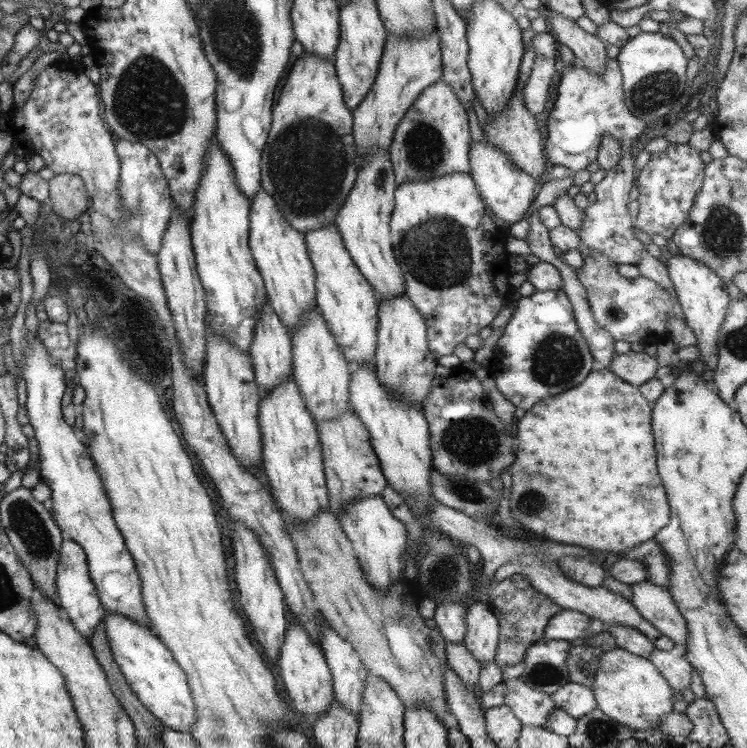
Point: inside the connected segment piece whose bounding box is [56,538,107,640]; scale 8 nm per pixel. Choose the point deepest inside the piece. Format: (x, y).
(77, 596)

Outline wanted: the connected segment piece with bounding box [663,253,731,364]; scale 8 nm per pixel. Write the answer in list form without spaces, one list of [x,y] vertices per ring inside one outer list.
[[[666,253],[663,260],[677,294],[676,299],[681,306],[682,318],[696,335],[698,342],[696,342],[695,346],[700,353],[700,362],[715,364],[718,350],[718,334],[731,305],[731,298],[728,295],[725,282],[705,264],[696,262],[682,253],[678,255]]]

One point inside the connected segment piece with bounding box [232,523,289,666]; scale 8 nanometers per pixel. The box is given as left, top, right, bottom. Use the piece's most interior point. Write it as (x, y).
(262, 599)

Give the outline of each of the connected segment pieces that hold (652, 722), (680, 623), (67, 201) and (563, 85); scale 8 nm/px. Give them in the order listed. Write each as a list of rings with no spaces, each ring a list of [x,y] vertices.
[[[615,648],[602,654],[592,688],[597,707],[622,726],[634,731],[658,730],[664,717],[673,711],[673,688],[658,673],[654,664],[644,657]]]
[[[652,582],[632,584],[630,603],[638,612],[651,622],[662,634],[675,642],[675,651],[686,656],[685,640],[688,629],[683,614],[678,610],[669,590],[656,586]]]
[[[56,175],[49,181],[49,200],[58,216],[74,220],[87,212],[89,193],[77,175]]]
[[[608,58],[602,77],[588,73],[576,62],[562,76],[557,96],[548,118],[548,139],[545,139],[549,166],[560,165],[573,172],[586,169],[588,164],[597,160],[598,147],[604,133],[610,133],[620,143],[631,143],[649,125],[634,117],[624,104],[623,77],[616,59]]]

